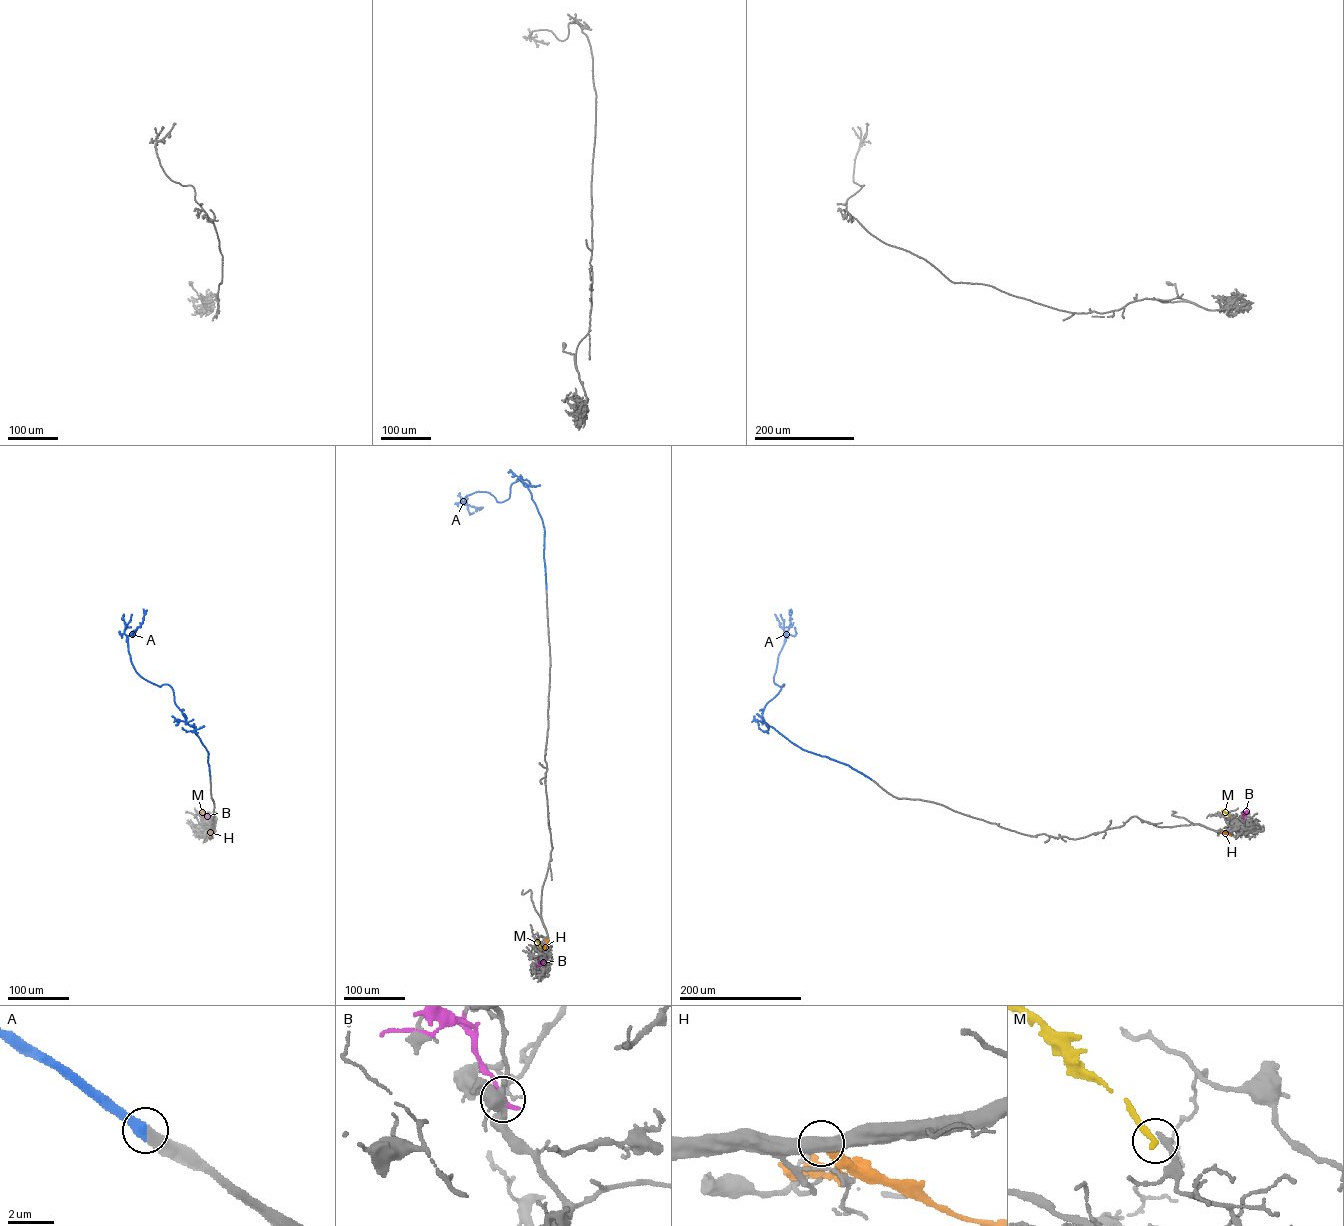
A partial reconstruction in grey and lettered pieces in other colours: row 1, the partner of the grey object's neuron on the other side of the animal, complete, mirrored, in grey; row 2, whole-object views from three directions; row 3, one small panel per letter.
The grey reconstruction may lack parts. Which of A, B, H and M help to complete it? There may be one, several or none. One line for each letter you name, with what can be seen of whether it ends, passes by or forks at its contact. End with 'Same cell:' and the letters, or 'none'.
A: it ends
Same cell: A

